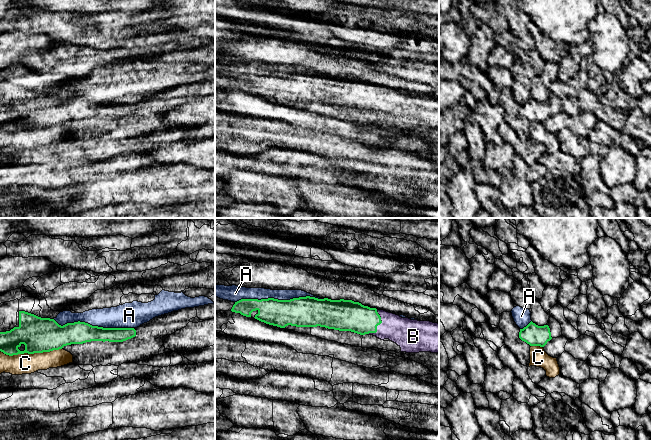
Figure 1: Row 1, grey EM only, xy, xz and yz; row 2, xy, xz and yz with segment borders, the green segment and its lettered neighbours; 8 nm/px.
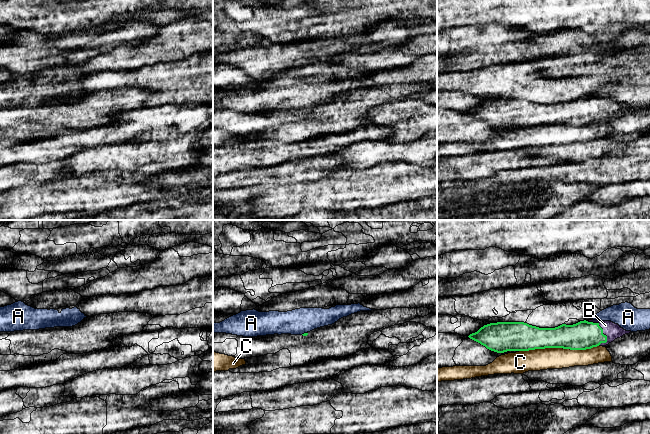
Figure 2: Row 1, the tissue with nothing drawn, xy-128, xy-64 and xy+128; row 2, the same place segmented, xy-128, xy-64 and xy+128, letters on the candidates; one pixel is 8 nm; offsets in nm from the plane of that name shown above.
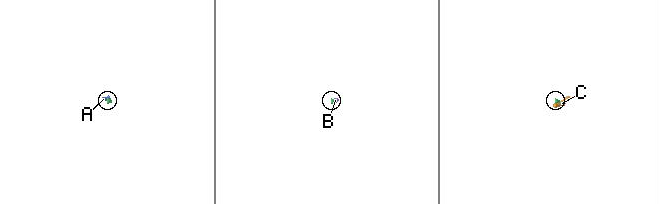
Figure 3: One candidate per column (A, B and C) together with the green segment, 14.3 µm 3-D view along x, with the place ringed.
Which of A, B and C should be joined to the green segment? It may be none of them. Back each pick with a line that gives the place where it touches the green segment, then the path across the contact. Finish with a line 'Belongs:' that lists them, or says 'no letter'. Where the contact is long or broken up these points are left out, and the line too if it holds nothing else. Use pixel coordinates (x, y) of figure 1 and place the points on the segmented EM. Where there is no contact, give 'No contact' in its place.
B: Touches green at xz (379, 324). Path across: xz (352, 316), (379, 324), (392, 326), (408, 334)
Belongs: B

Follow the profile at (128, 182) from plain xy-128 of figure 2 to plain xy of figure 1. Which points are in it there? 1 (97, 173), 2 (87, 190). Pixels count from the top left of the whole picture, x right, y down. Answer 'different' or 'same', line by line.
1: different
2: same

